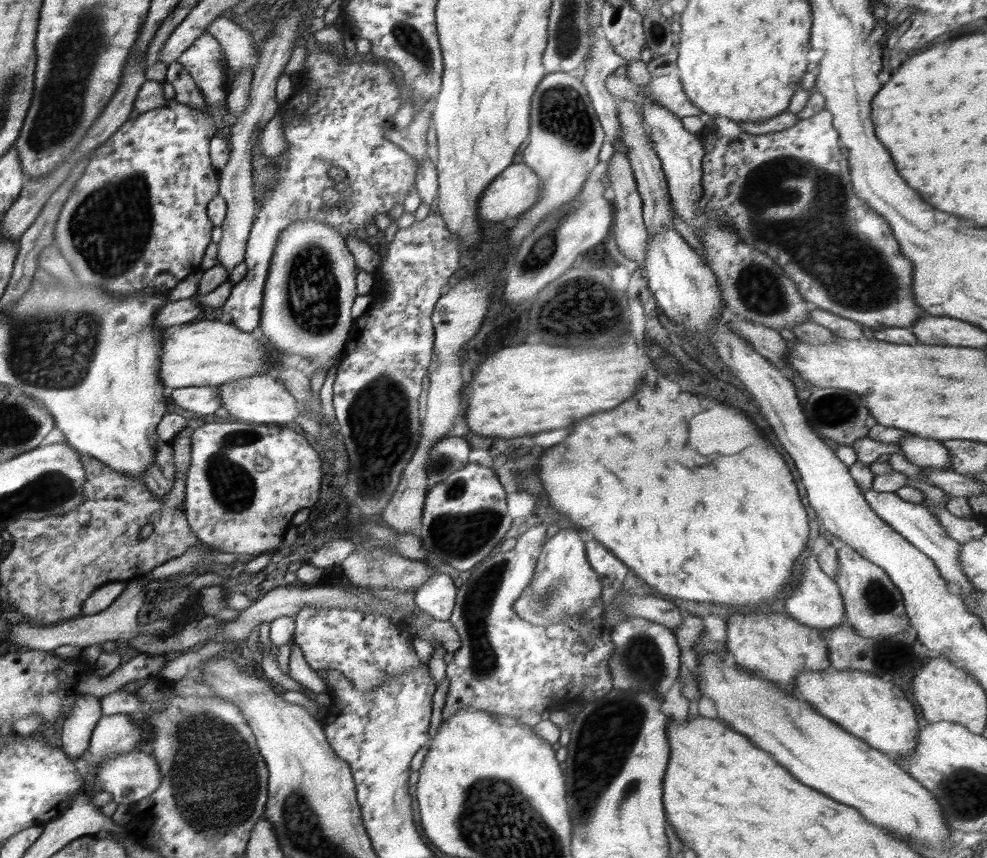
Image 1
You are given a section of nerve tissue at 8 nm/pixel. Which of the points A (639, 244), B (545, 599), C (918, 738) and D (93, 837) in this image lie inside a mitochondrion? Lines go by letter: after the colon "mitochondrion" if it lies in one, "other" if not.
A: other
B: mitochondrion
C: other
D: other

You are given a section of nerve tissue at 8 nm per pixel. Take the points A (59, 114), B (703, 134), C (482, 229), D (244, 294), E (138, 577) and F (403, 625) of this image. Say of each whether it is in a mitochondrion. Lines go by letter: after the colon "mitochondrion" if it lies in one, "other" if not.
A: mitochondrion
B: other
C: other
D: other
E: other
F: other

